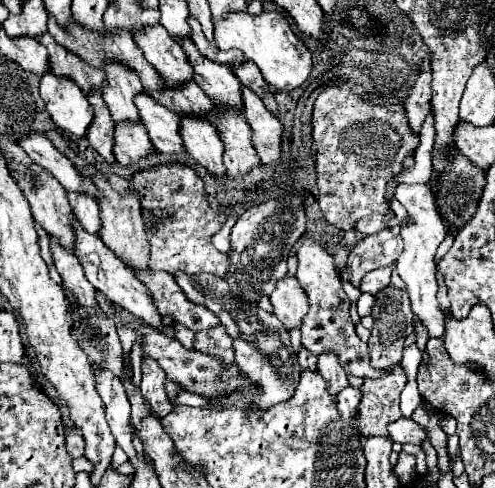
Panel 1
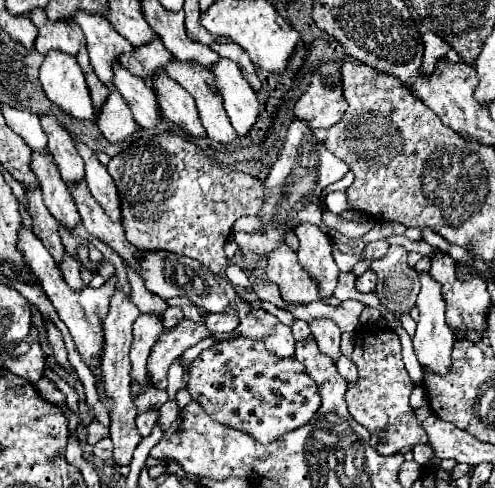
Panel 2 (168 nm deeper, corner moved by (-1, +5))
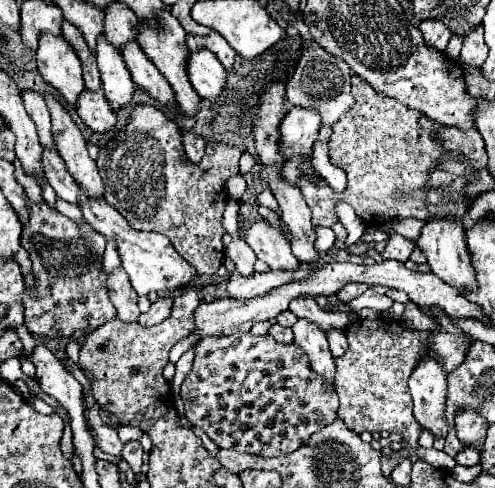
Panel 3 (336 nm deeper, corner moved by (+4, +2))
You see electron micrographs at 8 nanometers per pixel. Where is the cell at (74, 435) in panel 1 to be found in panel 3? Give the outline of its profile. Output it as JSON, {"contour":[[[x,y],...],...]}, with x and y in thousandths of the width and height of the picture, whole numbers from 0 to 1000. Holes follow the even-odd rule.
{"contour":[[[194,824],[182,838],[182,871],[194,887],[194,912],[218,928],[218,932],[234,932],[246,936],[246,920],[251,920],[251,904],[242,904],[238,887],[222,875],[214,875],[202,859],[202,830]]]}

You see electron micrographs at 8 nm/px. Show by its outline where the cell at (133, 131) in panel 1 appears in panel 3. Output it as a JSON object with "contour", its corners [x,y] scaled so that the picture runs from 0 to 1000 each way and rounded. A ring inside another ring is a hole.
{"contour":[[[166,186],[154,207],[154,227],[162,244],[194,273],[210,273],[234,256],[234,236],[206,186]]]}

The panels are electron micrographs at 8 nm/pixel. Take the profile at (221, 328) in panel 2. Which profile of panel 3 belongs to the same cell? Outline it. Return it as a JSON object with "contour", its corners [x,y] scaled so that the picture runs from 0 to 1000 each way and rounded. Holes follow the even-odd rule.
{"contour":[[[453,527],[448,543],[461,551],[461,600],[469,613],[485,613],[485,617],[541,600],[545,592],[570,588],[586,576],[614,572],[618,564],[626,564],[626,555],[634,555],[634,543],[622,547],[610,543],[602,547],[602,555],[537,555],[537,559],[513,555],[509,564],[485,564],[465,527]]]}

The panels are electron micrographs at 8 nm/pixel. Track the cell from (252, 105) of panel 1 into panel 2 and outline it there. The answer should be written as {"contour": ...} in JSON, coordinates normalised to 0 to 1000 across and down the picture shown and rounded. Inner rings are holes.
{"contour":[[[446,119],[426,148],[438,164],[438,184],[451,193],[455,230],[467,246],[467,258],[483,279],[499,279],[523,246],[523,205],[511,180],[491,160],[479,131]]]}

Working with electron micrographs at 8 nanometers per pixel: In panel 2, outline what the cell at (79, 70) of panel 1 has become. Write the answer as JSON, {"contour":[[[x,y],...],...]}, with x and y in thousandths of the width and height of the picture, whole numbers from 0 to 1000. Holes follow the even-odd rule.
{"contour":[[[83,20],[63,25],[63,41],[79,61],[79,74],[71,82],[71,102],[87,115],[95,115],[95,107],[103,107],[103,102],[119,102],[119,107],[156,115],[160,98],[172,94],[172,74],[152,45],[139,45],[139,41],[103,45],[103,41],[95,41],[91,25],[83,25]]]}

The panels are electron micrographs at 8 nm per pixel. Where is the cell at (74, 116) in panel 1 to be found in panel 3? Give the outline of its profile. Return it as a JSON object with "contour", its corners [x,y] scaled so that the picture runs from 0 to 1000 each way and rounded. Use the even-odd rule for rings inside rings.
{"contour":[[[89,68],[85,76],[77,76],[77,88],[77,145],[101,174],[121,186],[121,195],[141,215],[154,215],[158,195],[170,186],[166,129],[154,105],[121,72]]]}

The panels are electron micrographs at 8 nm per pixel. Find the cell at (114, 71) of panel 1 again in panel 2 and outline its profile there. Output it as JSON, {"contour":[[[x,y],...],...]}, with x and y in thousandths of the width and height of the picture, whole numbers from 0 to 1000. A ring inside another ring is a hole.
{"contour":[[[156,25],[152,45],[164,53],[176,78],[176,102],[180,102],[180,119],[192,152],[220,184],[232,184],[228,131],[240,127],[244,111],[269,107],[269,94],[248,74],[240,74],[232,57],[224,57],[220,41],[204,33]]]}

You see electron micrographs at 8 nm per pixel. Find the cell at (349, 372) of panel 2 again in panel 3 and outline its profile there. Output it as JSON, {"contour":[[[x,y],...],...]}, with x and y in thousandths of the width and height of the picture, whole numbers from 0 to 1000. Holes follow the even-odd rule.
{"contour":[[[663,678],[663,699],[667,699],[667,715],[671,715],[671,727],[675,732],[691,732],[703,715],[703,699],[699,699],[699,686],[695,678]]]}

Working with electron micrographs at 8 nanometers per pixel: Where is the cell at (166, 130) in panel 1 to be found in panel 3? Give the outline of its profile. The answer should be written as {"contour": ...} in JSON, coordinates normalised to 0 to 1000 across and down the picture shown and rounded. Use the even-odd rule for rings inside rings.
{"contour":[[[210,72],[206,80],[198,80],[194,117],[198,117],[198,141],[202,141],[202,162],[206,162],[206,182],[214,203],[230,219],[259,215],[267,207],[271,166],[246,125],[246,113],[238,113],[238,105],[230,105],[222,88],[214,88]]]}

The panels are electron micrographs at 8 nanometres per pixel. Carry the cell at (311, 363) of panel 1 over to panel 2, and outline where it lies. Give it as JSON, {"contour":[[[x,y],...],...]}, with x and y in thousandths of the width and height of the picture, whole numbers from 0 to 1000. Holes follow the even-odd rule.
{"contour":[[[596,656],[596,664],[588,668],[592,676],[592,689],[600,701],[612,701],[620,693],[628,693],[628,680],[624,680],[624,664],[616,656]]]}

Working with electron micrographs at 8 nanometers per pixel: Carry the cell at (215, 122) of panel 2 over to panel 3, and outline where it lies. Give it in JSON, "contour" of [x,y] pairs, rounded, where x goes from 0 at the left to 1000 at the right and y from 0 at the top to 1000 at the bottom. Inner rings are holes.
{"contour":[[[335,18],[335,31],[327,31],[327,39],[319,39],[319,47],[327,47],[327,64],[303,64],[287,43],[279,47],[279,55],[287,55],[287,64],[279,64],[279,92],[311,125],[311,133],[327,145],[327,154],[347,174],[368,227],[376,227],[376,236],[392,236],[400,227],[404,199],[388,182],[388,174],[380,166],[380,154],[376,154],[376,121],[380,121],[380,109],[384,109],[380,96],[376,96],[376,64],[360,47],[360,39],[352,39],[339,27],[339,18]]]}

